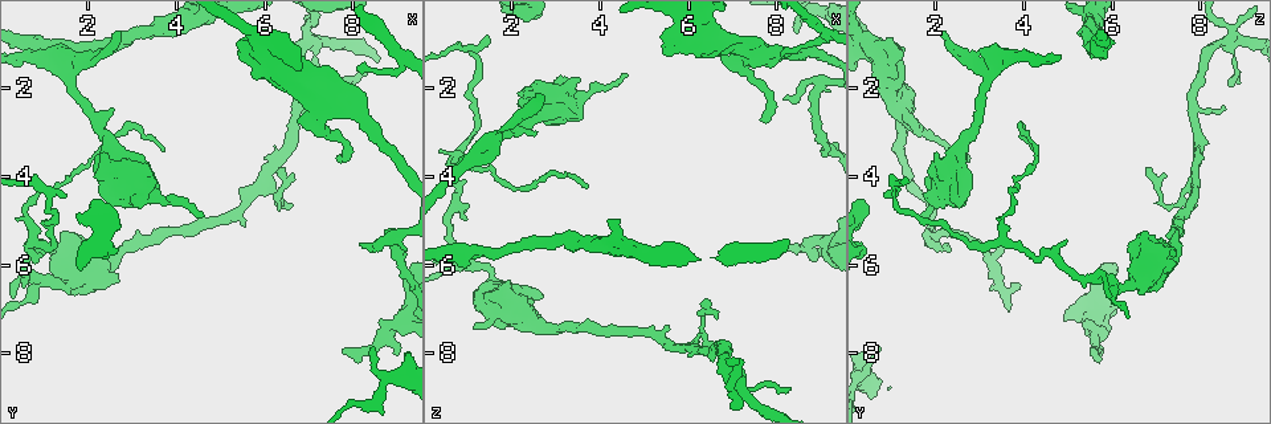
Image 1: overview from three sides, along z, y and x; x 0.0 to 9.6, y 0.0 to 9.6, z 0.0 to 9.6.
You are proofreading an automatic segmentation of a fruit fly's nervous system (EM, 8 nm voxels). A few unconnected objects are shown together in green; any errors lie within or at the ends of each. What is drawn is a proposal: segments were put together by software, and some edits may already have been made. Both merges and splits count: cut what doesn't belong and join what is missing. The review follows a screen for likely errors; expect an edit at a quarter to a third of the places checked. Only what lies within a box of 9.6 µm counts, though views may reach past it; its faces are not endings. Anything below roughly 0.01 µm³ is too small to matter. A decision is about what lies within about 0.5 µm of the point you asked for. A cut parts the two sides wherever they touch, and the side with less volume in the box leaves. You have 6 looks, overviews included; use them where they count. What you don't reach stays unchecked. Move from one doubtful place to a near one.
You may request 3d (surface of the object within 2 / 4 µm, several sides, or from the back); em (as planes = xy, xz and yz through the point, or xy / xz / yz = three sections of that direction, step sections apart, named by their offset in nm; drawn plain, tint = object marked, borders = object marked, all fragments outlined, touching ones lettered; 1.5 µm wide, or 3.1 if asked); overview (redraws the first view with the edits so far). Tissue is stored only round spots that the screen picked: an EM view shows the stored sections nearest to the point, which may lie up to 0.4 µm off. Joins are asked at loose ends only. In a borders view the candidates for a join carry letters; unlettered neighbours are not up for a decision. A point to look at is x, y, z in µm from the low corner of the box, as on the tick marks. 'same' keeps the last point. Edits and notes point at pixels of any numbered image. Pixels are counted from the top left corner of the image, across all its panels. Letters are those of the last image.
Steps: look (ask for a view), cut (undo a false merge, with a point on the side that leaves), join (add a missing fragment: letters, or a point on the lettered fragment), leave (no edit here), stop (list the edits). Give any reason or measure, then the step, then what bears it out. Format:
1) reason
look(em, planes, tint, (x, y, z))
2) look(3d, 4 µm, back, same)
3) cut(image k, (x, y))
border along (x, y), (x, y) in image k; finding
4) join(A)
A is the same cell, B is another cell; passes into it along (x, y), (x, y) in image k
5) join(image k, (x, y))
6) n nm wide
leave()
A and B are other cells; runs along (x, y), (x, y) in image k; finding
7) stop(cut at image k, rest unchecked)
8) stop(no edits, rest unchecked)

thin end
look(em, planes, borders, (4.60, 4.90, 1.65))

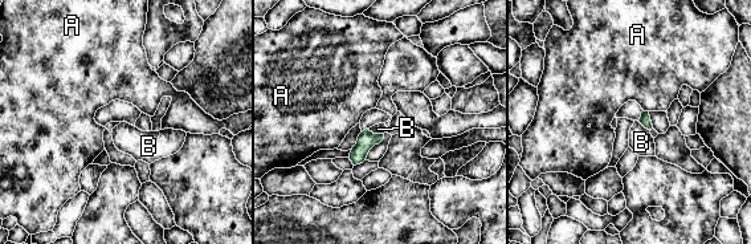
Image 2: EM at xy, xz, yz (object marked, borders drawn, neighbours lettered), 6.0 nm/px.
B touches over 110 nm
leave()
A and B are other cells; border along (367, 129), (383, 134) in image 2; none of them fits

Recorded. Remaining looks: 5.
thin end
look(em, xz, step 4, tint, (2.65, 0.75, 2.10))

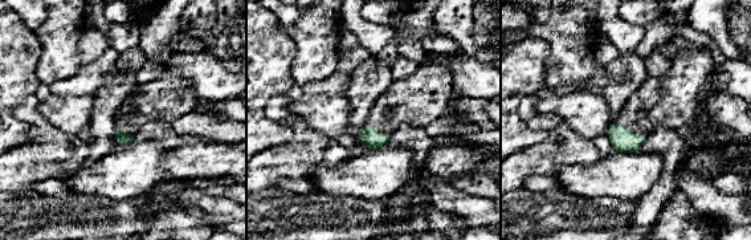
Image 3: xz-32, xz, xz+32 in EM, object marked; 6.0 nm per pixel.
look(em, planes, borders, same)

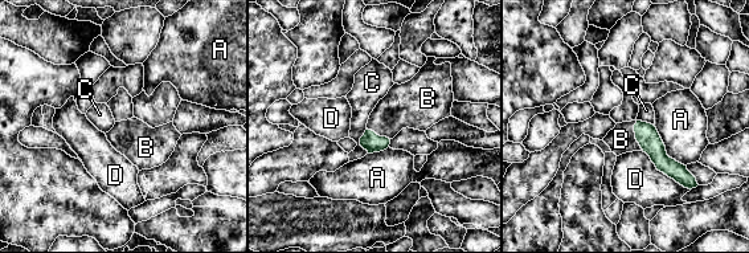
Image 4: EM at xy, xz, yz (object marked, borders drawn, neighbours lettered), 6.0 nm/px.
join(B)
B is the same cell, A, C and D are other cells; passes into it along (646, 134), (635, 135), (621, 139) in image 4; the cell continues

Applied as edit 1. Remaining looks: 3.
thin end
look(em, xy, step 4, borders, (8.40, 7.90, 0.75))

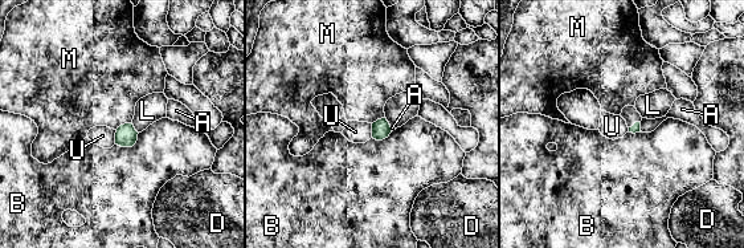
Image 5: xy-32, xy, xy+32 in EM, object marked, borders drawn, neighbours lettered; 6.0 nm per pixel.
look(em, planes, borders, same)

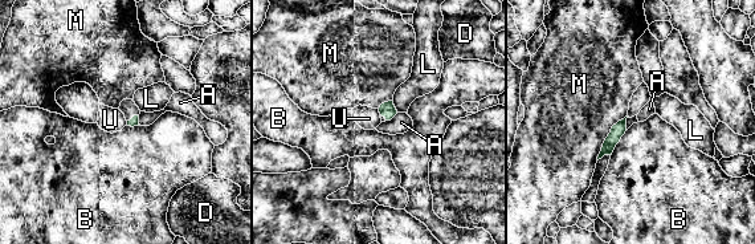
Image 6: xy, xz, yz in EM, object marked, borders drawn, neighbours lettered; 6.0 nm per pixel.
leave()
A, B, D, L, M and U are other cells; border along (378, 109), (380, 114) in image 6; none of them fits

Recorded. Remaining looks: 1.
stop(join at image 4, rest unchecked)

